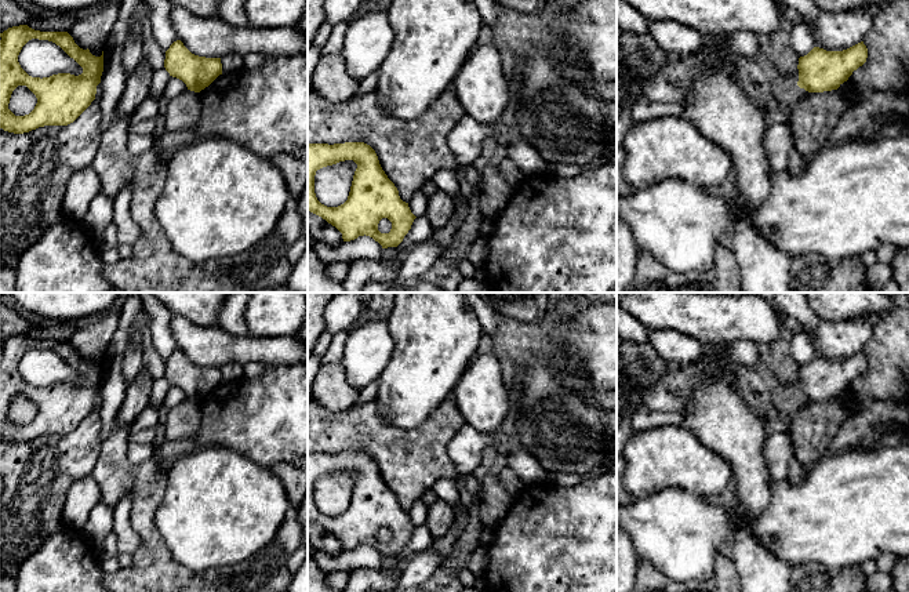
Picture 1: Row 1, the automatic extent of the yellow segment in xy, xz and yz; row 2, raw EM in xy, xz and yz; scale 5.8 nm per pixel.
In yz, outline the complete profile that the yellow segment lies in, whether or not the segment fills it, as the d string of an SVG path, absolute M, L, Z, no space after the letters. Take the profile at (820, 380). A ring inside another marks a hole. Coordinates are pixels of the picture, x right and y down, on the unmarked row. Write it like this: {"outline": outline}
{"outline": "M863 351L843 360L814 356L807 364L799 367L797 395L808 402L837 399L866 371L866 367L868 357Z"}

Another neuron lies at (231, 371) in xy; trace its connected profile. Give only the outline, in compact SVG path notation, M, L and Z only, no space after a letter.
M229 363L221 367L222 381L234 381L243 377L244 366L237 363Z

